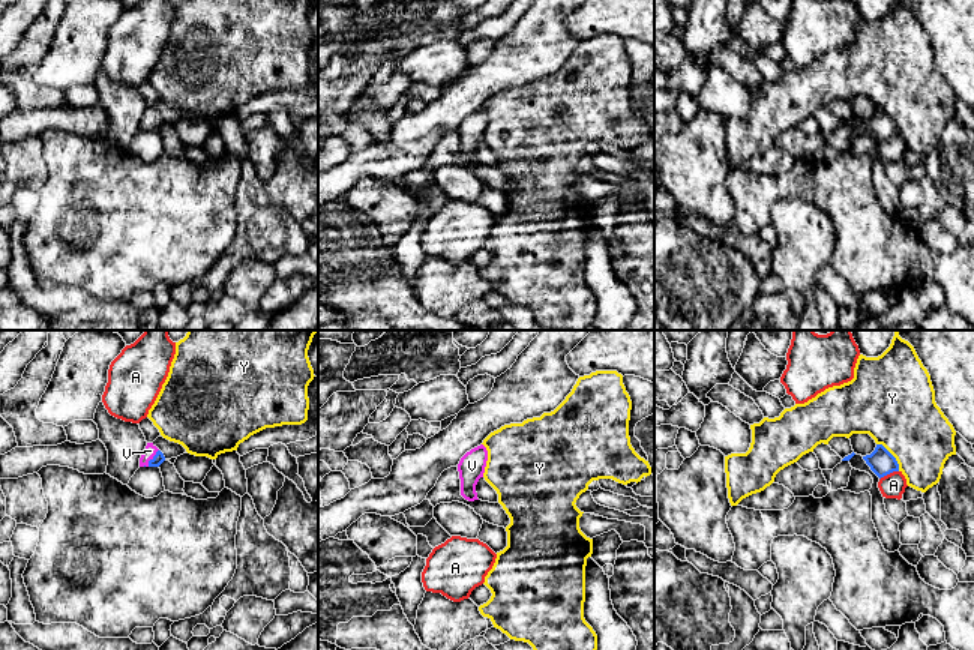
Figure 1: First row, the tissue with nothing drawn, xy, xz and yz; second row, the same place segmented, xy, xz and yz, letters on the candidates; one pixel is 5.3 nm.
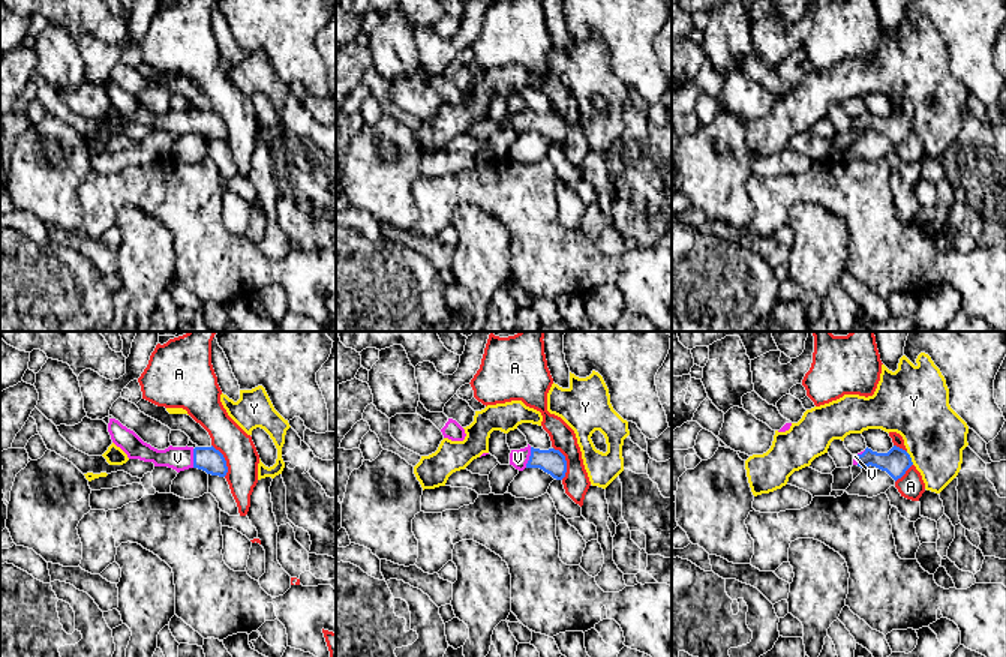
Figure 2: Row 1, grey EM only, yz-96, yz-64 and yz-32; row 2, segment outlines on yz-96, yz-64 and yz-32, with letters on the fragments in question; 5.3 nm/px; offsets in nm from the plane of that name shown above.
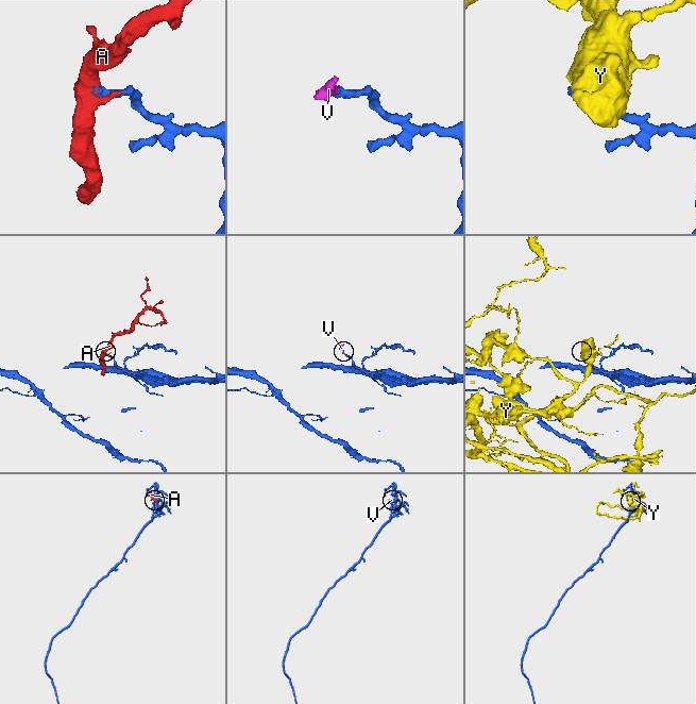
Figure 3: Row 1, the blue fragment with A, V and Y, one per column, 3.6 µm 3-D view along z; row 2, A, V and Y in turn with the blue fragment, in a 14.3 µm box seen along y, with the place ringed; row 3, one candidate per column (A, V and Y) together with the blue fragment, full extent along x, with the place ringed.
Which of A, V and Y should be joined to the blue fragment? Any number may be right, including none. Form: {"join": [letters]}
{"join": ["V"]}

